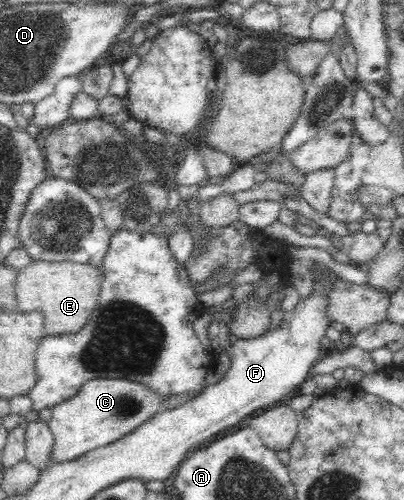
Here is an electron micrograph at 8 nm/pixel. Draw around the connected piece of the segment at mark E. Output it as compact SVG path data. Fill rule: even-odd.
M32 260L19 270L16 283L17 309L22 313L41 311L45 319L46 335L74 333L88 321L96 309L102 281L104 271L100 265Z

